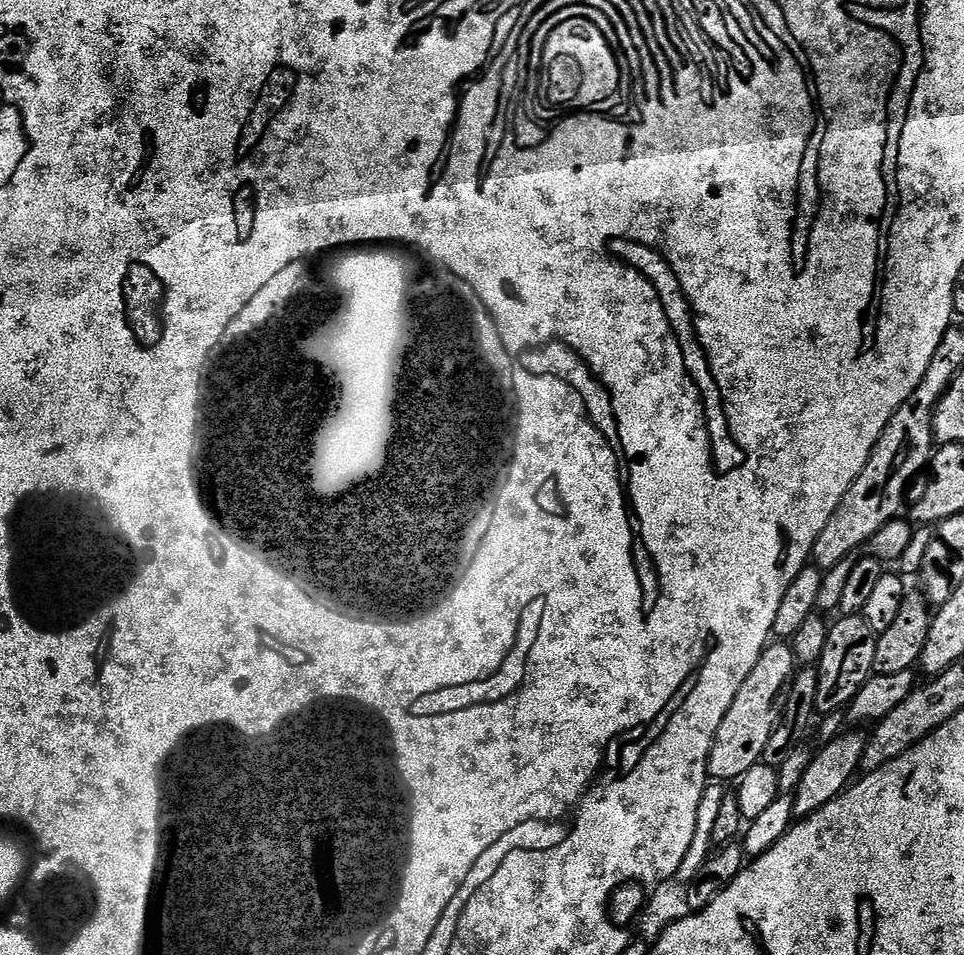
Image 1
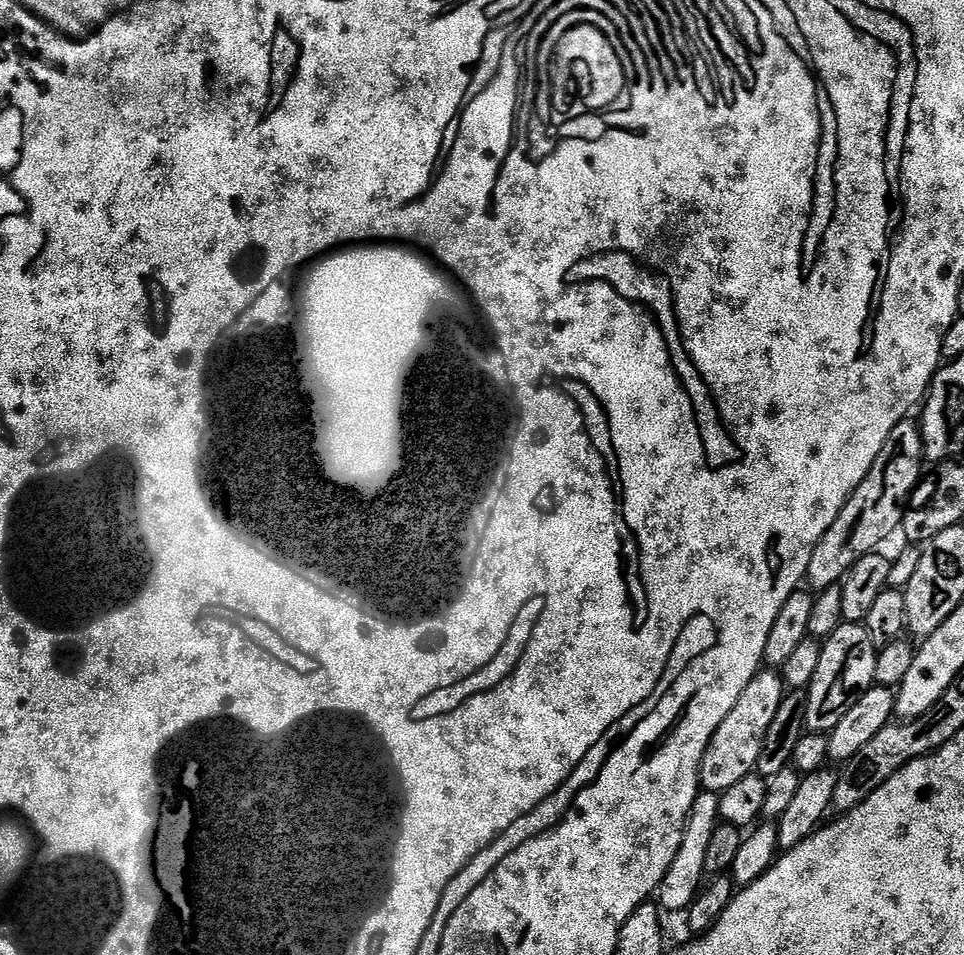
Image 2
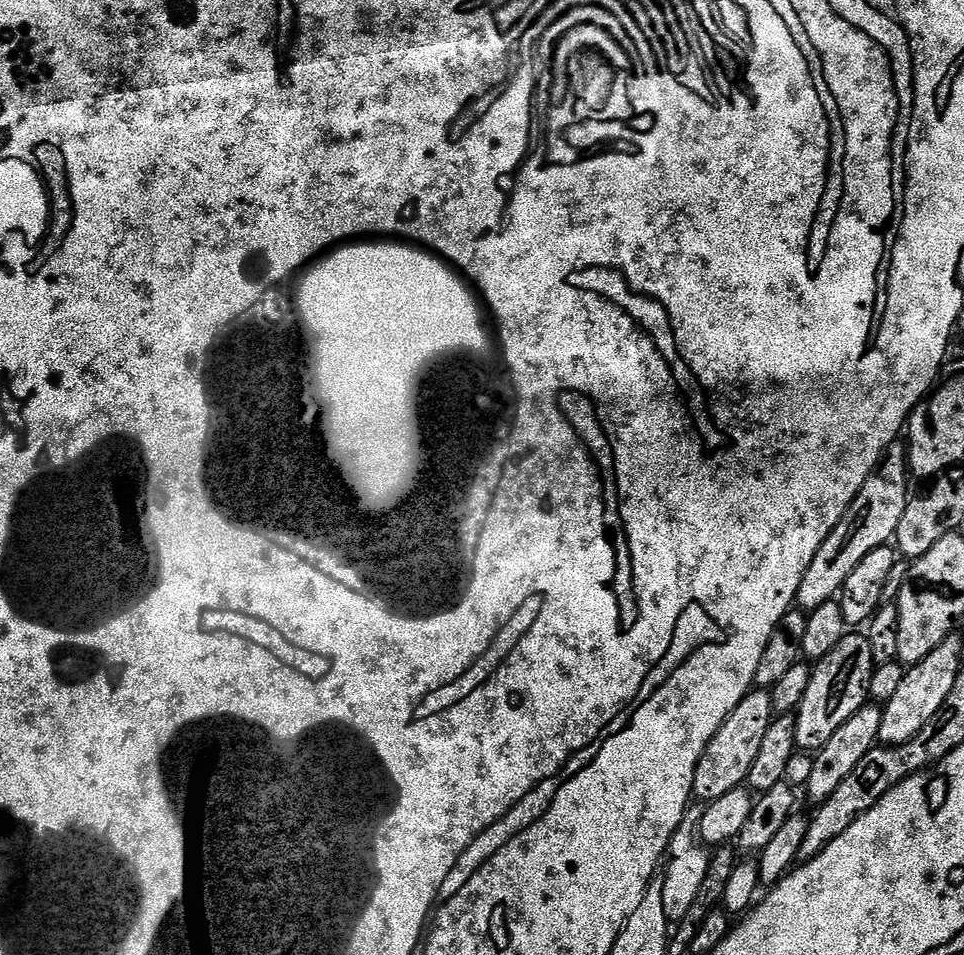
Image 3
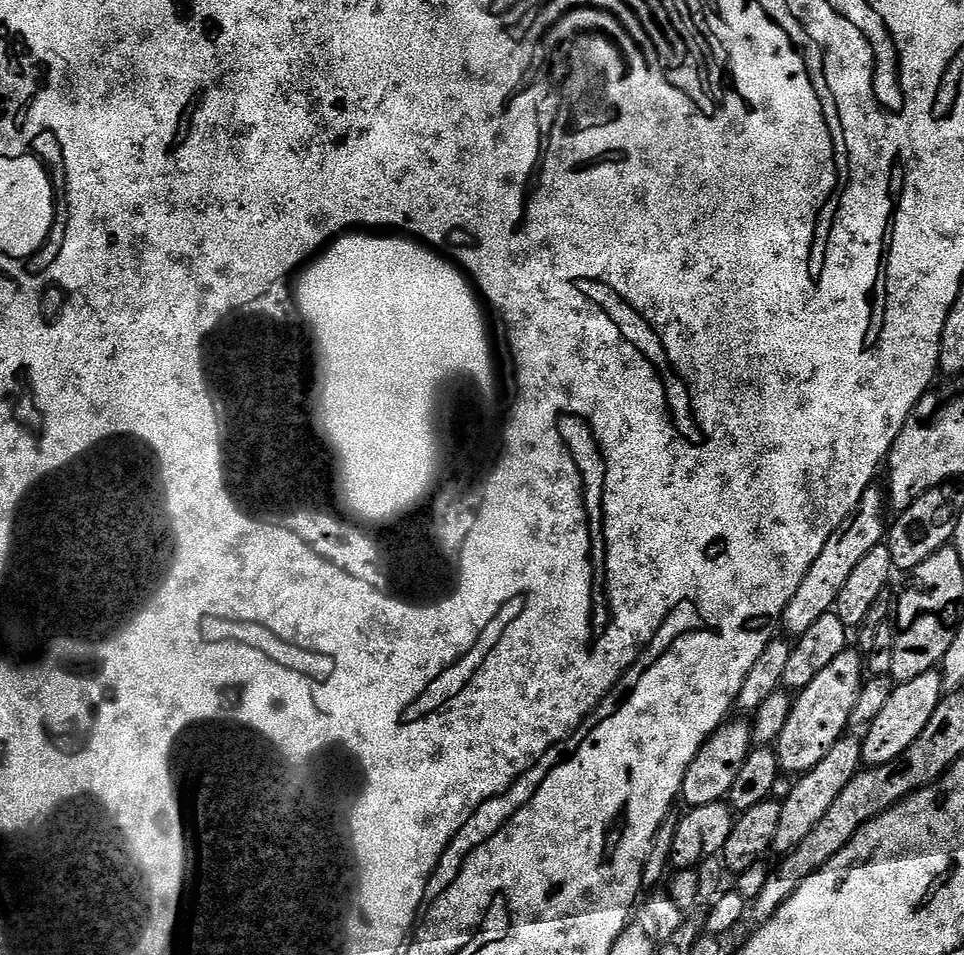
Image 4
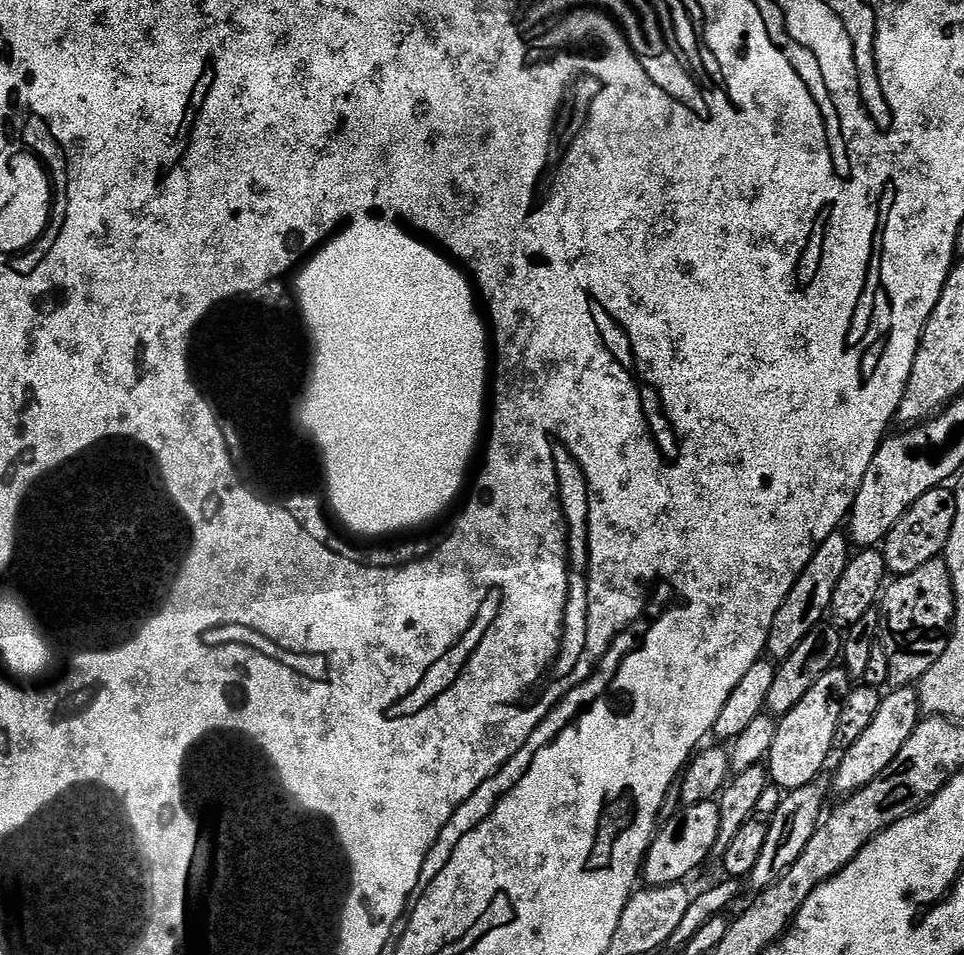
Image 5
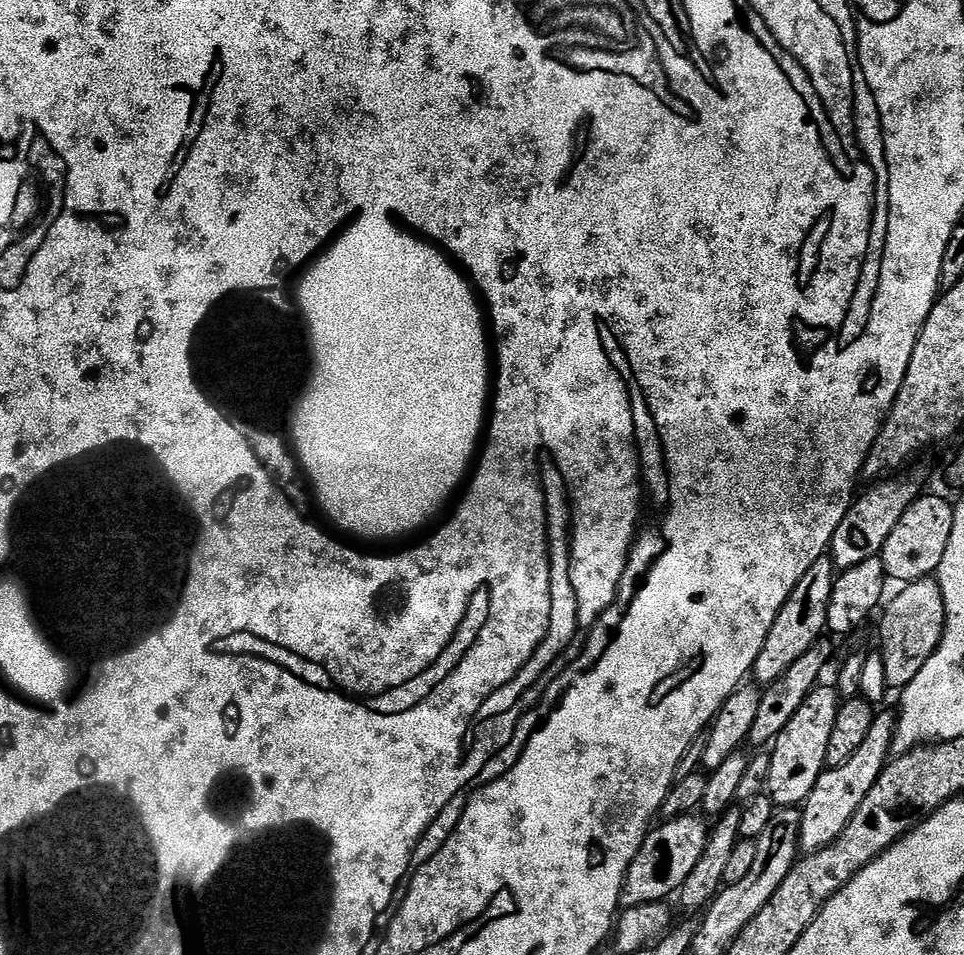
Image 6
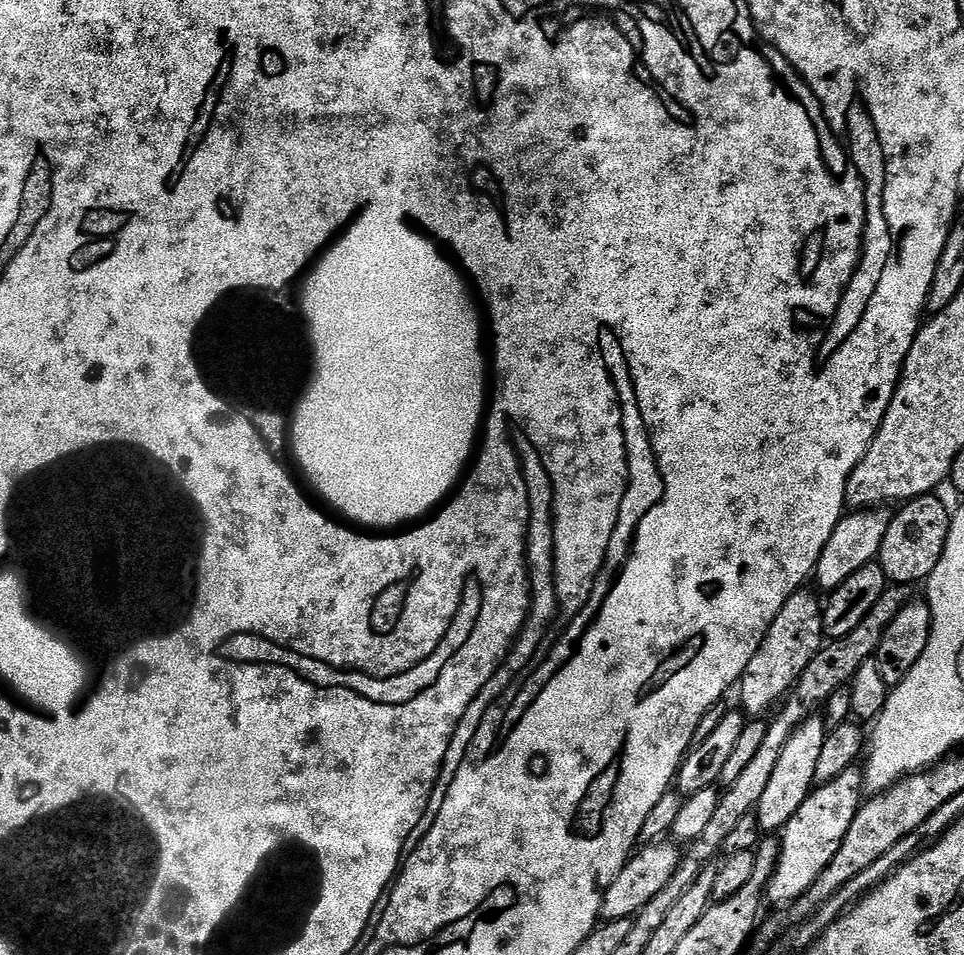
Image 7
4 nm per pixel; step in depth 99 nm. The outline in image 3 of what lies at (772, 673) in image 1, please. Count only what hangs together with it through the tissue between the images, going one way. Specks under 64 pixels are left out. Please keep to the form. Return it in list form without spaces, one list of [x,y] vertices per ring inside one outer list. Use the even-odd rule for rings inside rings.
[[[749,691],[744,700],[738,702],[738,706],[714,734],[714,738],[710,738],[702,758],[696,763],[692,794],[697,801],[711,802],[722,798],[722,794],[730,794],[730,790],[741,787],[747,781],[750,766],[754,766],[754,758],[758,758],[762,737],[766,730],[770,730],[773,719],[772,697],[767,691]]]

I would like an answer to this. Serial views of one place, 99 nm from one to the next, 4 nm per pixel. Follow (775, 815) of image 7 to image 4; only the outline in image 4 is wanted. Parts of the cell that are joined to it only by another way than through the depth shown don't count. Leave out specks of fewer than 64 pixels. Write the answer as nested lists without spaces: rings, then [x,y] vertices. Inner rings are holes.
[[[846,650],[810,682],[810,686],[799,689],[790,710],[790,722],[786,722],[786,730],[776,740],[774,745],[776,757],[780,759],[780,767],[788,774],[803,774],[809,772],[845,735],[849,727],[854,702],[858,702],[860,685],[866,679],[866,664],[861,653],[856,650]]]

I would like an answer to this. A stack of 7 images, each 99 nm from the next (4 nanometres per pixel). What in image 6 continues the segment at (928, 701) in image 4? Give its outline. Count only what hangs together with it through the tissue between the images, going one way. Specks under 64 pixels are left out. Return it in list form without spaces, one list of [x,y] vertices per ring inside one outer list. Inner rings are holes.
[[[877,711],[874,718],[874,726],[870,726],[866,739],[862,741],[862,746],[858,746],[858,751],[854,753],[854,758],[849,758],[847,762],[842,762],[842,766],[828,768],[814,782],[814,790],[804,800],[800,814],[800,847],[805,853],[817,852],[842,834],[854,818],[858,806],[862,806],[862,798],[870,794],[870,786],[878,782],[882,770],[888,765],[890,757],[893,755],[892,739],[896,733],[896,716],[893,713]]]

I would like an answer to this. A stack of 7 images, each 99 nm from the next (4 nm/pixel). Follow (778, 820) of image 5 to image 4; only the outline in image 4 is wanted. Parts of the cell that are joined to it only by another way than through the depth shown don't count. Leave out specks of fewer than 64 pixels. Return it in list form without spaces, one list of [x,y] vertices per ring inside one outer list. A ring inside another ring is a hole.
[[[859,735],[841,736],[838,742],[834,742],[834,746],[830,746],[826,758],[822,758],[822,762],[818,762],[818,766],[803,773],[793,783],[790,796],[786,797],[780,805],[782,818],[778,821],[778,834],[772,843],[772,847],[777,853],[780,851],[780,854],[787,854],[793,848],[797,848],[802,842],[802,838],[806,838],[806,834],[810,834],[810,830],[814,830],[814,826],[818,826],[818,822],[822,822],[822,814],[826,814],[826,810],[830,810],[834,798],[838,798],[838,794],[842,794],[846,782],[850,782],[850,778],[854,778],[856,773],[861,771],[861,743]]]

